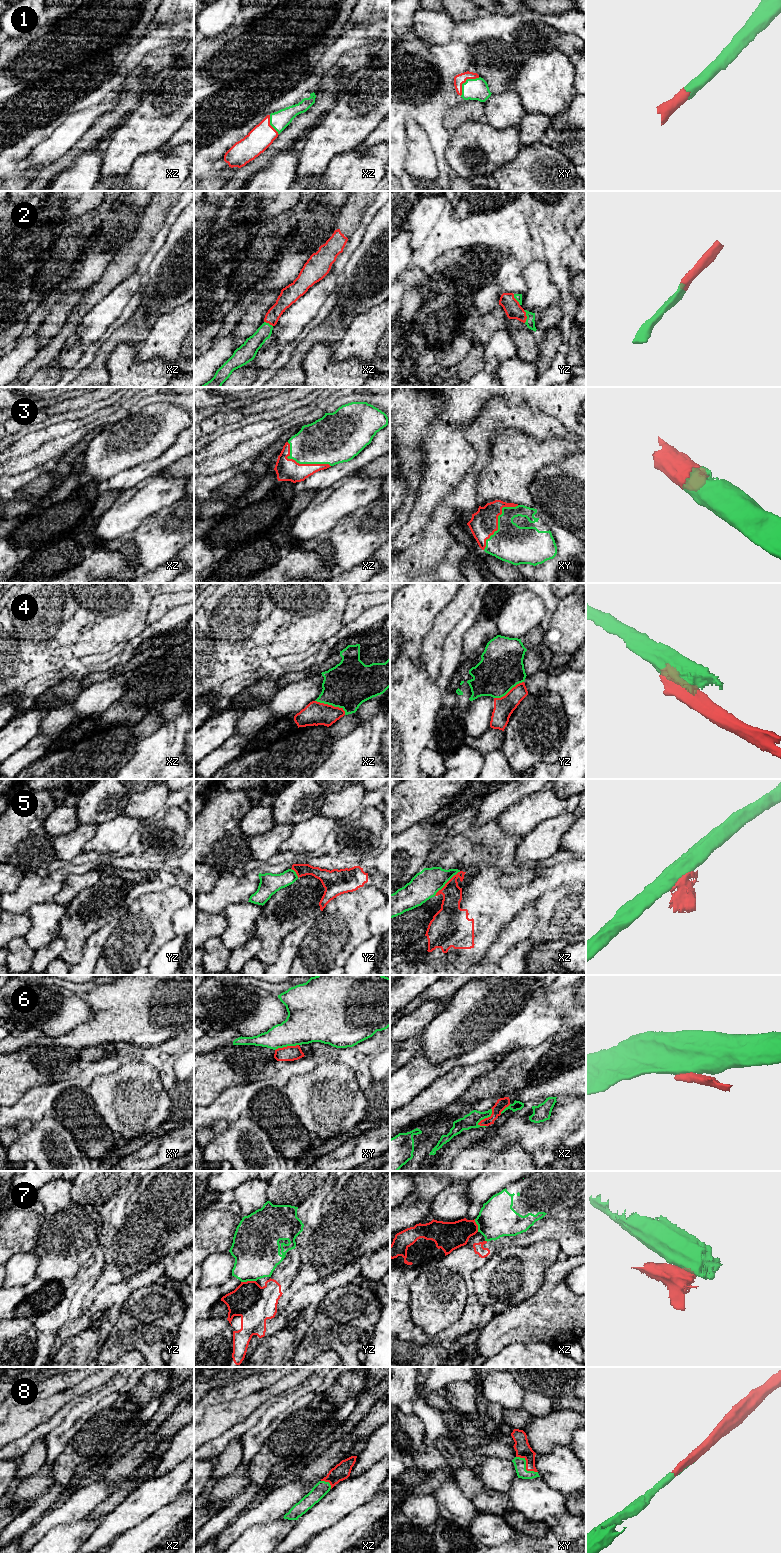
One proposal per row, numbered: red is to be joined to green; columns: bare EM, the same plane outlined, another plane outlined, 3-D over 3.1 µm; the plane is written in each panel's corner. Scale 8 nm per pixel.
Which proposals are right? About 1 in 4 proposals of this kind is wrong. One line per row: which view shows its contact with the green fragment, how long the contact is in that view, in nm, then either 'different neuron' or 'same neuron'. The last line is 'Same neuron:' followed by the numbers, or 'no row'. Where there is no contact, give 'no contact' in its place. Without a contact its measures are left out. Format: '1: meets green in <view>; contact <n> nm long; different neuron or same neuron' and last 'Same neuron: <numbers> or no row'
1: meets green in xy; contact 220 nm long; same neuron
2: meets green in yz; contact 110 nm long; same neuron
3: meets green in xy; contact 460 nm long; same neuron
4: meets green in xz; contact 280 nm long; different neuron
5: meets green in xz; contact 300 nm long; different neuron
6: meets green in xz; contact 180 nm long; different neuron
7: meets green in yz; contact 120 nm long; different neuron
8: meets green in xy; contact 220 nm long; same neuron
Same neuron: 1, 2, 3, 8

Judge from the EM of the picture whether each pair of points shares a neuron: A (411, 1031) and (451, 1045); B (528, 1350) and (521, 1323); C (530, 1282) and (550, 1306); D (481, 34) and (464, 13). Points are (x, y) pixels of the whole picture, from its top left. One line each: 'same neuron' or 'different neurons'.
A: different neurons
B: different neurons
C: different neurons
D: different neurons

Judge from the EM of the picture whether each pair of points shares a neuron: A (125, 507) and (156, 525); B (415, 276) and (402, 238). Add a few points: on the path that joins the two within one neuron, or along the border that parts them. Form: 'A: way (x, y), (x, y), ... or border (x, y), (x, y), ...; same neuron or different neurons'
A: border (166, 507), (148, 515), (129, 535); different neurons
B: border (410, 235), (411, 259), (402, 272); different neurons

